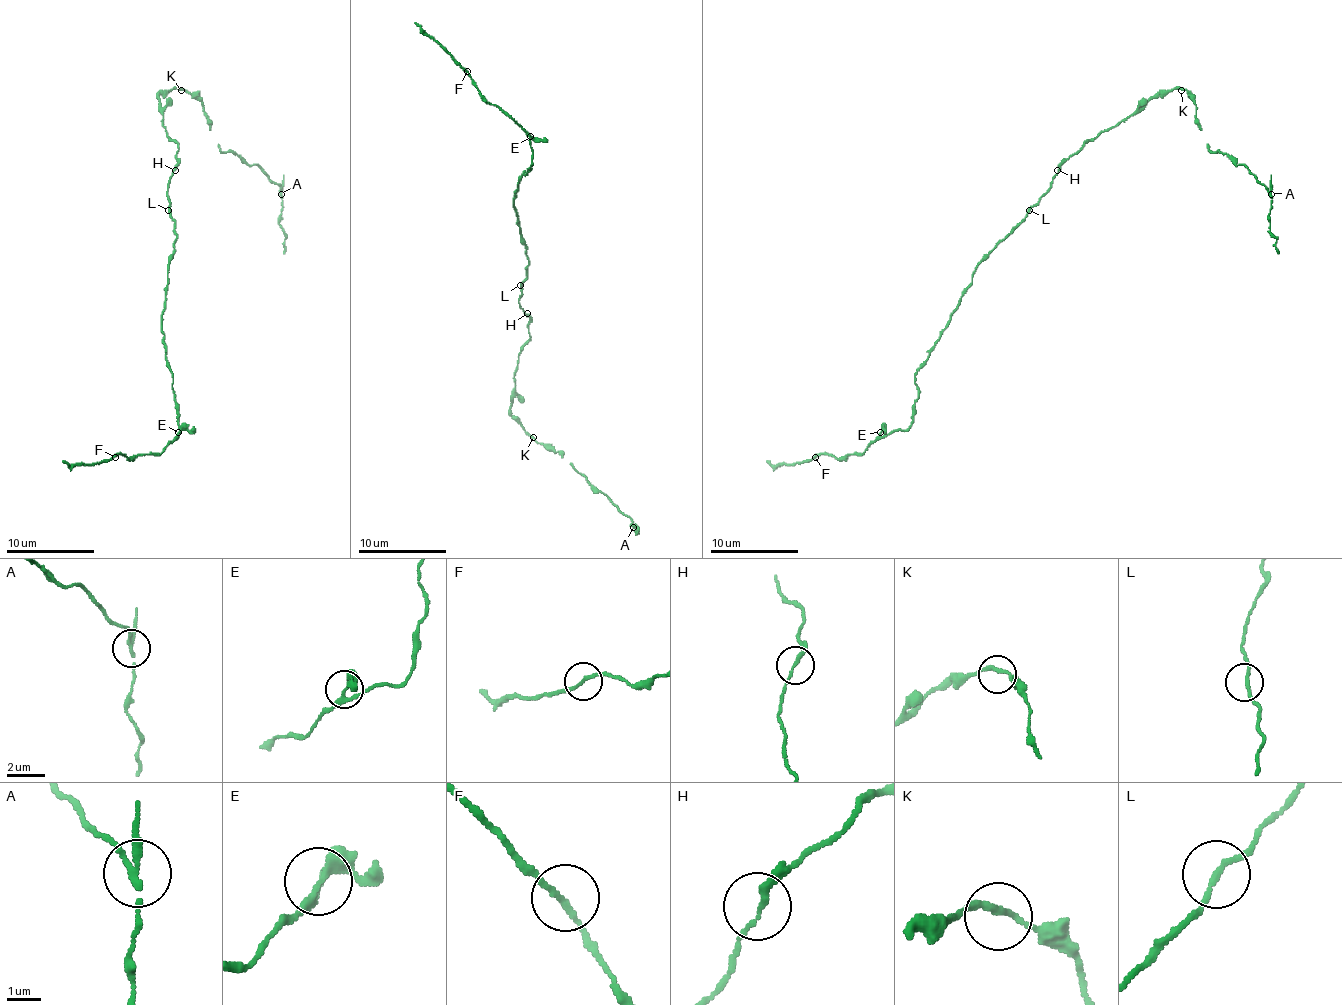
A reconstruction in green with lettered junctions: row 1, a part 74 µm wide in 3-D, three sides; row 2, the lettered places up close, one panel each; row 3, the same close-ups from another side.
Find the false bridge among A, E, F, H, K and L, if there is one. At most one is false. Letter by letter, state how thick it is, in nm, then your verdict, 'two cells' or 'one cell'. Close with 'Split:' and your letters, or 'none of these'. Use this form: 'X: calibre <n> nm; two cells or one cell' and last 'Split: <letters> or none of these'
A: calibre 160 nm; two cells
E: calibre 240 nm; one cell
F: calibre 160 nm; one cell
H: calibre 170 nm; one cell
K: calibre 170 nm; one cell
L: calibre 170 nm; one cell
Split: A

